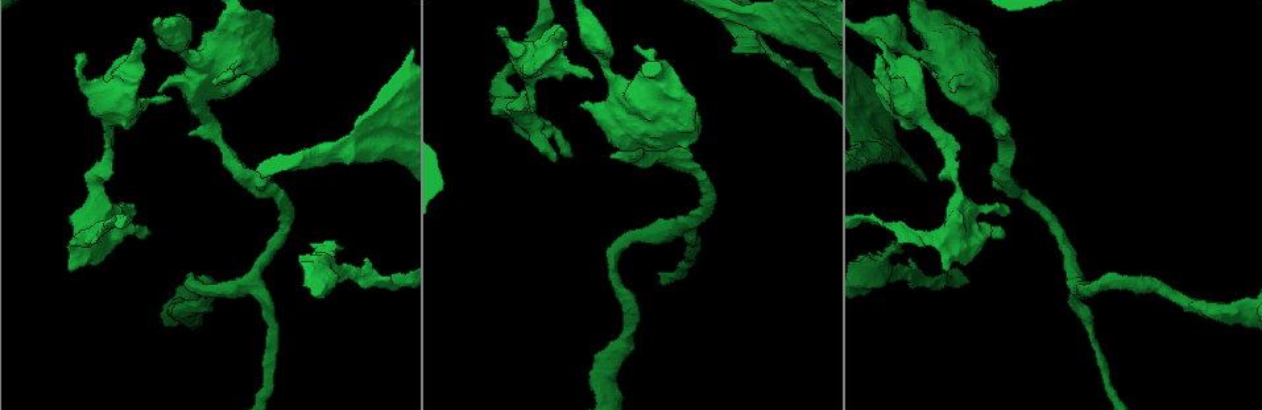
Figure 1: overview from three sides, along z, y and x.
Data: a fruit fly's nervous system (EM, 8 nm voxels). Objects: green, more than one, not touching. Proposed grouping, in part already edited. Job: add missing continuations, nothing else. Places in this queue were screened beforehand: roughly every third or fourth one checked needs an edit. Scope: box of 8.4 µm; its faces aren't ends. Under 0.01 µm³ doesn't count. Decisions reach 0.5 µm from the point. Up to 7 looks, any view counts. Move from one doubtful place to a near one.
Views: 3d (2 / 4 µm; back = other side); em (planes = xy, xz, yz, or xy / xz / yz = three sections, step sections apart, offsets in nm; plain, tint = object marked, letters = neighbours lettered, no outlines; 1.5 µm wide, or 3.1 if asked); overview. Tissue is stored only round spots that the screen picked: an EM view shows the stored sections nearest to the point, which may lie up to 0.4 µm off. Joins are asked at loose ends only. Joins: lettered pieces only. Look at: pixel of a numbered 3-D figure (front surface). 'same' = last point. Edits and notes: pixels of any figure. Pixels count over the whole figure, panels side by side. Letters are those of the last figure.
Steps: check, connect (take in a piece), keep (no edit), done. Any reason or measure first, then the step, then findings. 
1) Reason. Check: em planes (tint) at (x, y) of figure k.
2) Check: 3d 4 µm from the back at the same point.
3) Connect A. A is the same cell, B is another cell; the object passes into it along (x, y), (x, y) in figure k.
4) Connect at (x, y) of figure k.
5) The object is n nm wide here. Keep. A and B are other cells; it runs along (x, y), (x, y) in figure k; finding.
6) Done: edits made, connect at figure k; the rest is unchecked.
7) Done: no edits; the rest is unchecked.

An open end. Check: em xy step 4 (tint) at (590, 78) of figure 1.

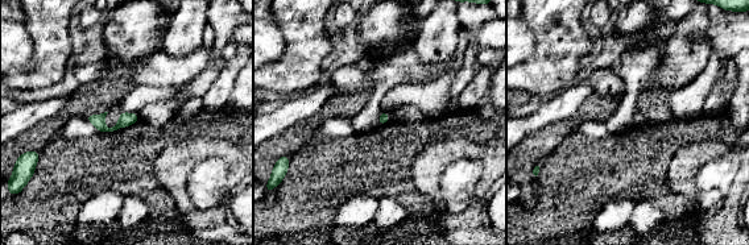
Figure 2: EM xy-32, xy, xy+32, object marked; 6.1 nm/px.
Cut it another way. Check: em planes (letters) at the same point.

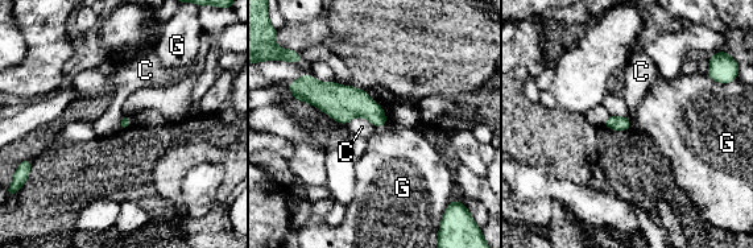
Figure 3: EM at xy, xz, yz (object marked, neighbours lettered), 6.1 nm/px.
The longest contact is with C, 190 nm. Keep. C and G are other cells; a border runs along (346, 123), (365, 118), (376, 127) in figure 3; none of them fits.

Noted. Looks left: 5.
Free end. Check: 3d 4 µm at (274, 18) of figure 1.

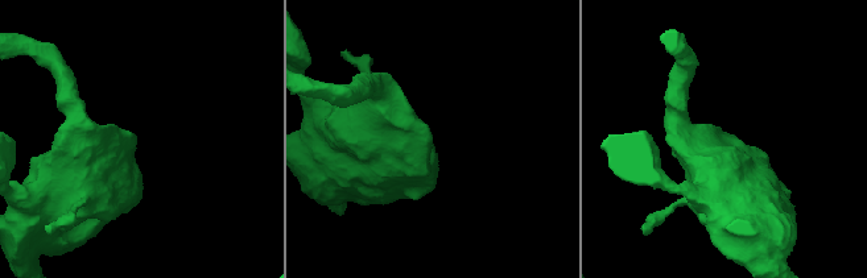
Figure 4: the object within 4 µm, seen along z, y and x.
Check: em planes (letters) at (428, 140) of figure 4.

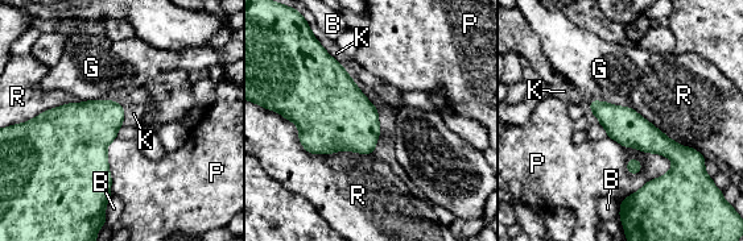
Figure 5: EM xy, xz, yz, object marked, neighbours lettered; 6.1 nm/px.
Keep. B, G, K, P and R are other cells; it runs along (594, 103), (676, 158), (676, 171), (631, 203) in figure 5; none of them fits.

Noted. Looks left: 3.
Branch stops here. Check: em planes (tint) at (504, 29) of figure 1.

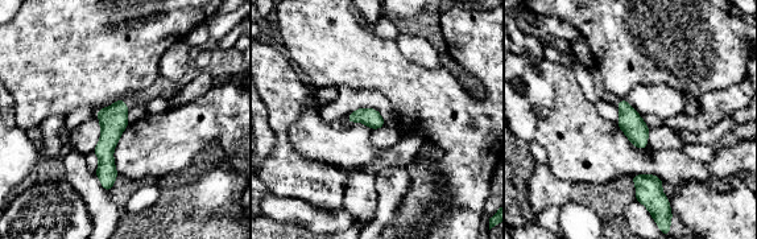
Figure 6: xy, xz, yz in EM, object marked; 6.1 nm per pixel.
Check: em planes (letters) at the same point.

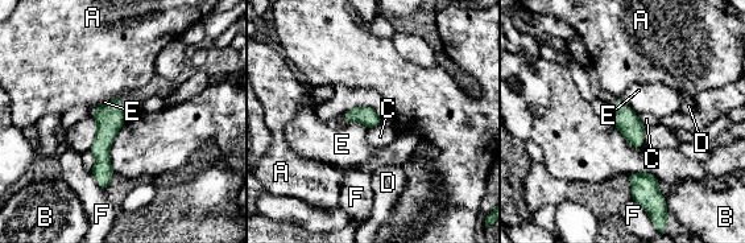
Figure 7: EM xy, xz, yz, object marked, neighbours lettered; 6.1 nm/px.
The object is 110 nm wide here; the longest contact is with E, 180 nm. Keep. A, B, C, D, E and F are other cells; none of them fits.

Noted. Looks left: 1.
Done: no edits; the rest is unchecked.

